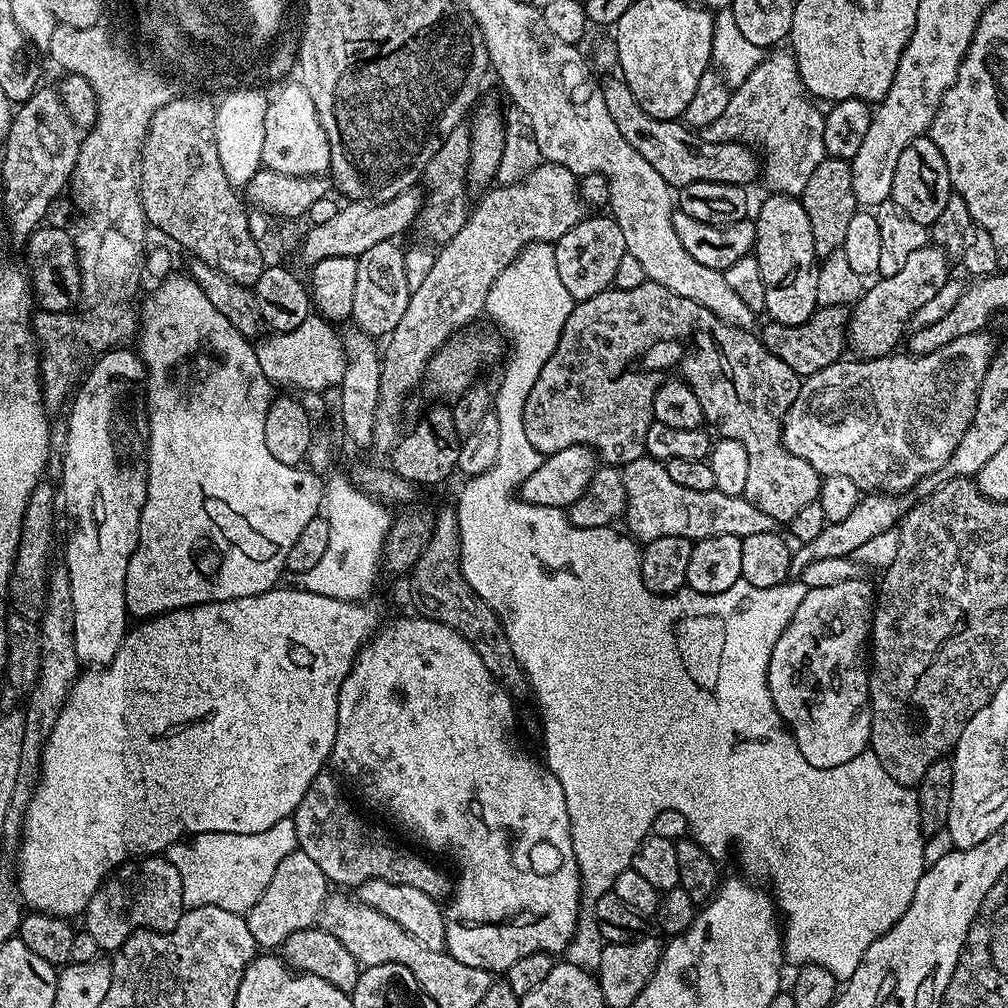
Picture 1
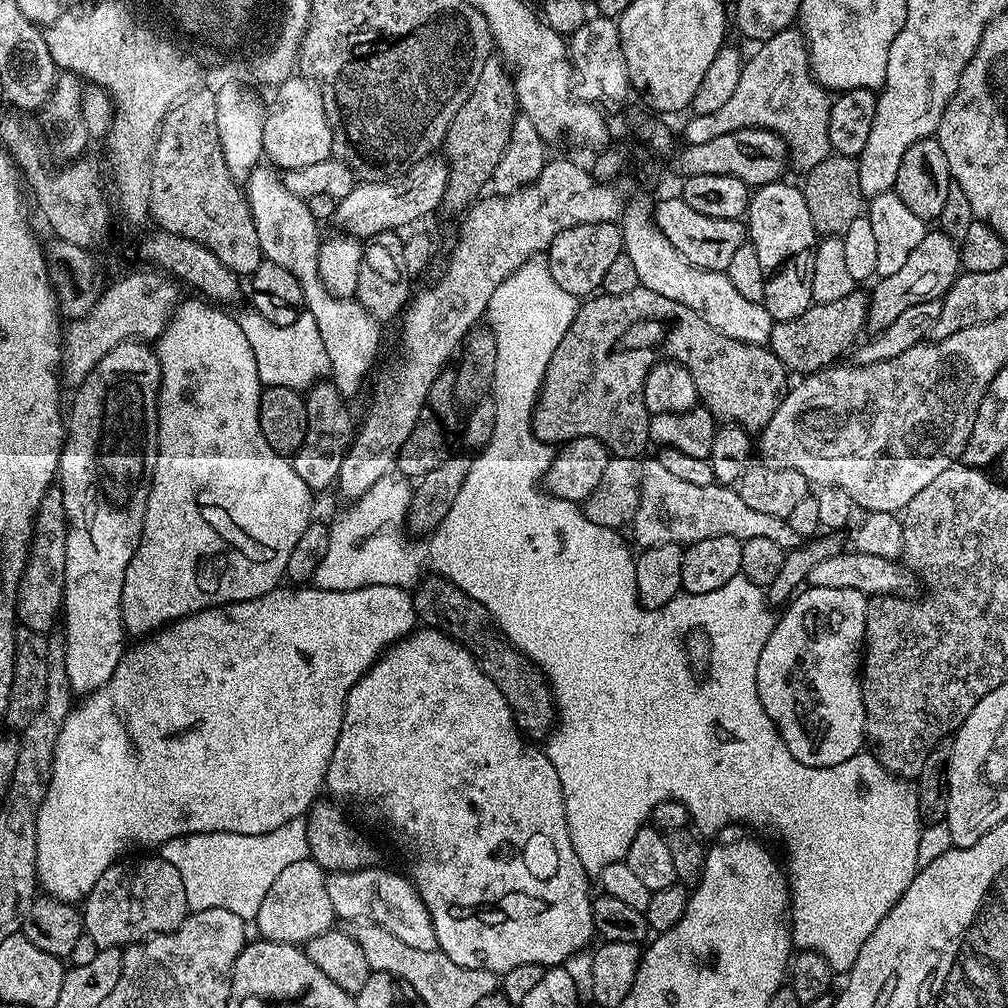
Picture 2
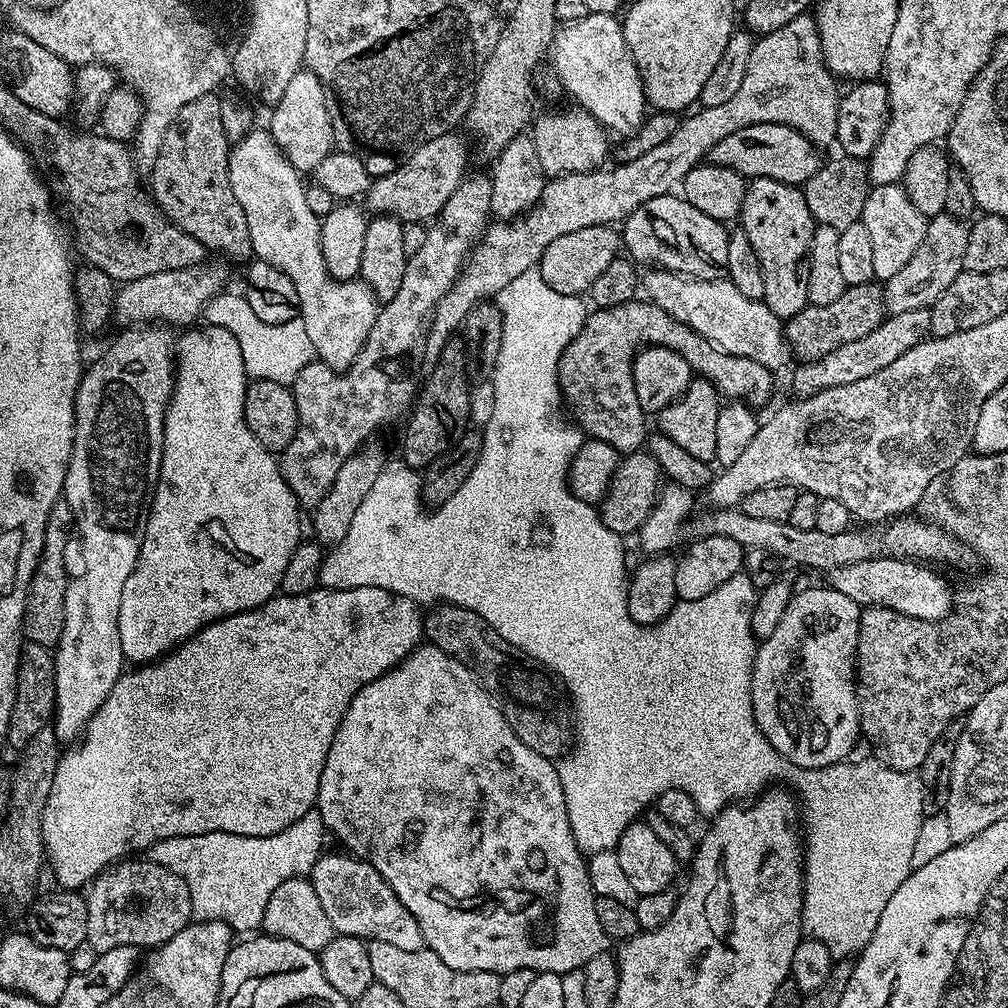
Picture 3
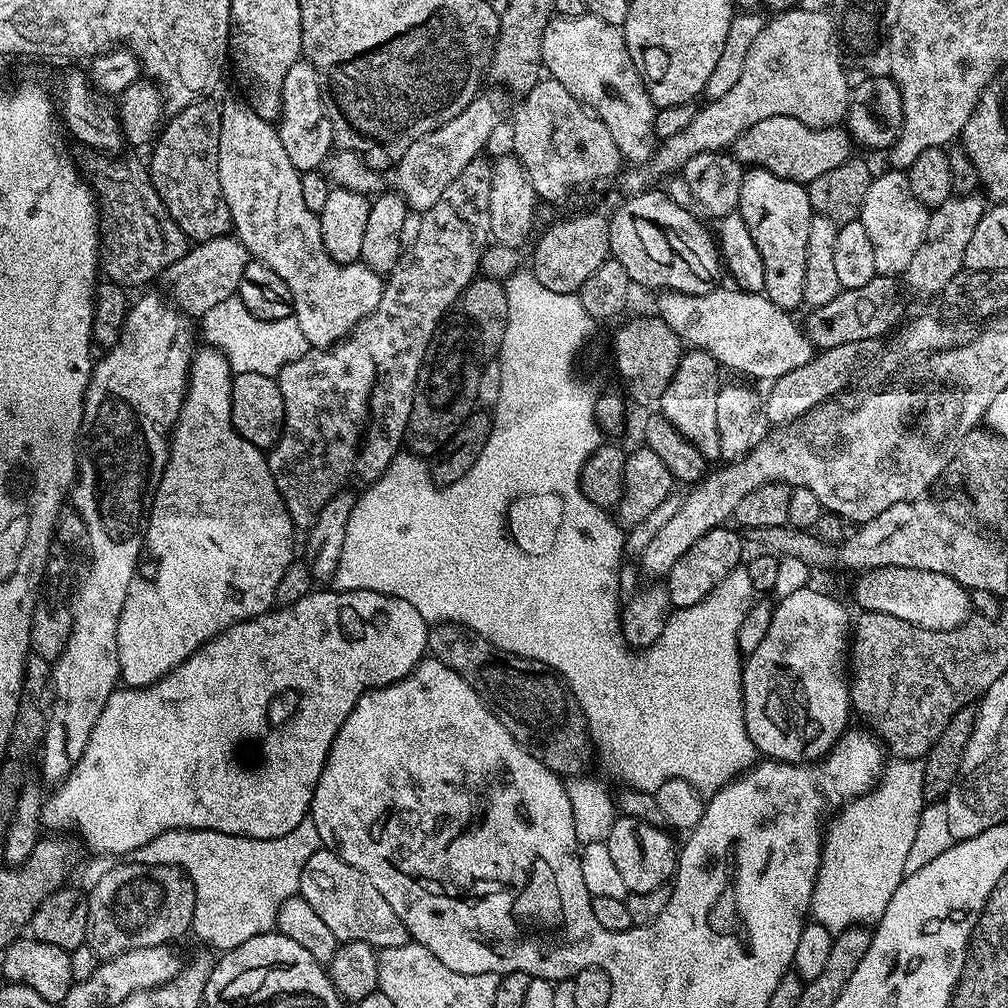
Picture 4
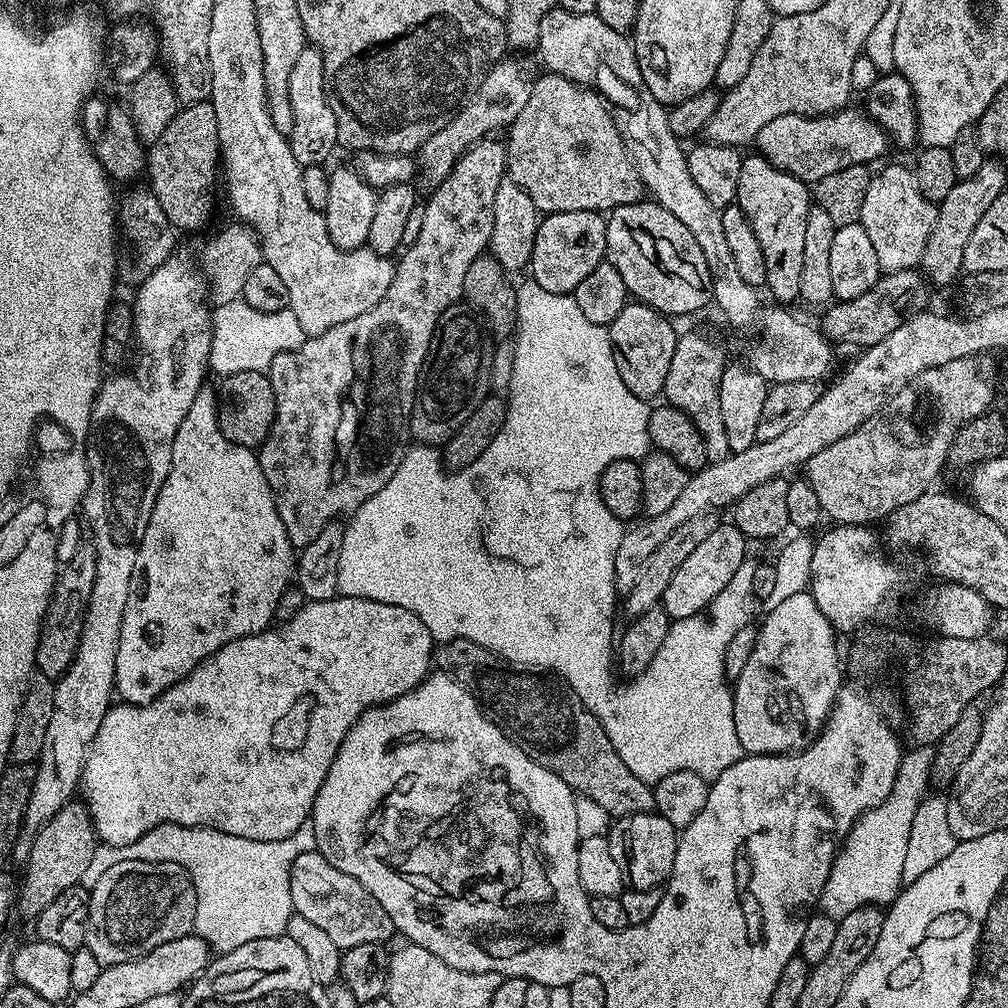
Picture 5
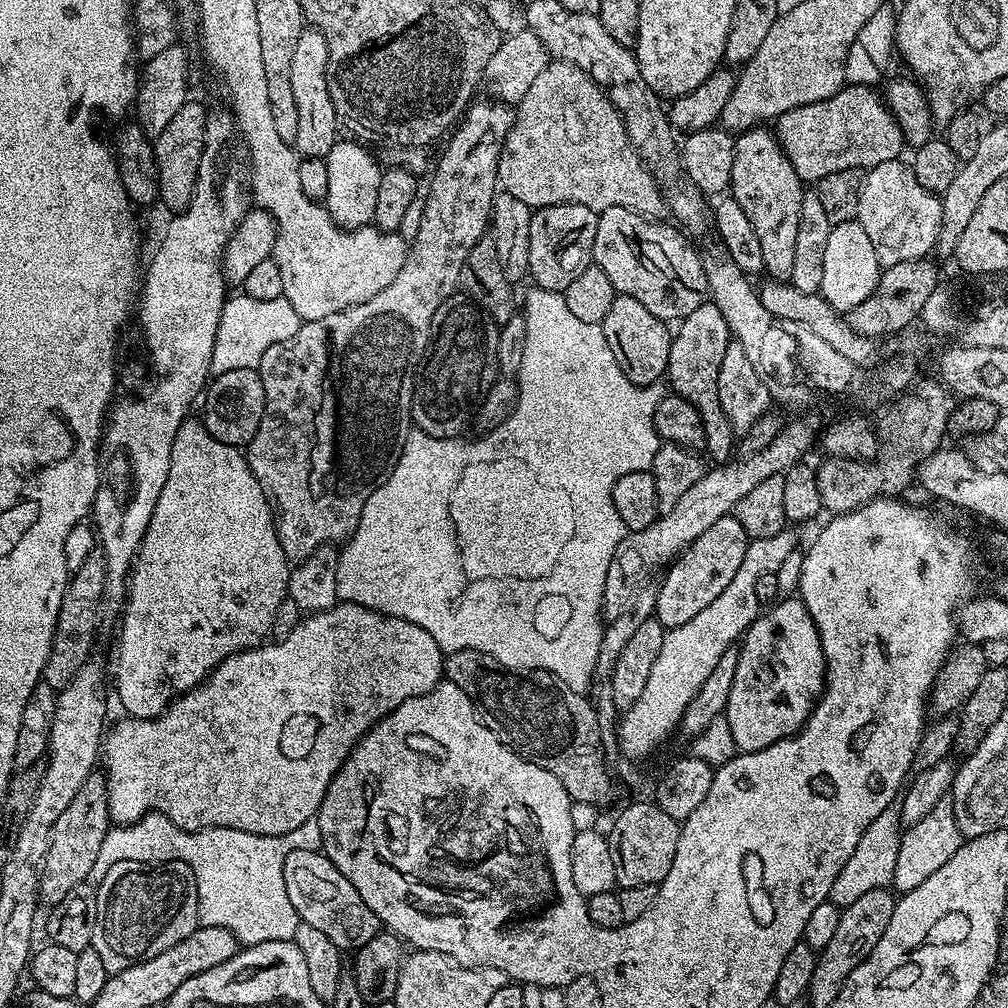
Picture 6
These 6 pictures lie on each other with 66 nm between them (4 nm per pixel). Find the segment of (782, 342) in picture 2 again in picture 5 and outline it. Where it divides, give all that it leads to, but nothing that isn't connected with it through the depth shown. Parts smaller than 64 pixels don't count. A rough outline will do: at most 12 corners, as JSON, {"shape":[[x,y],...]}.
{"shape":[[916,268],[825,307],[818,327],[856,350],[929,307]]}

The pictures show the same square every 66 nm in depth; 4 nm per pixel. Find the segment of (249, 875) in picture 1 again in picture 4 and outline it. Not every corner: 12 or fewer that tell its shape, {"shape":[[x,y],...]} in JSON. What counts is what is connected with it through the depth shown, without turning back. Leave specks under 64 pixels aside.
{"shape":[[166,830],[133,864],[181,868],[191,935],[225,953],[275,929],[321,848],[269,840]]}

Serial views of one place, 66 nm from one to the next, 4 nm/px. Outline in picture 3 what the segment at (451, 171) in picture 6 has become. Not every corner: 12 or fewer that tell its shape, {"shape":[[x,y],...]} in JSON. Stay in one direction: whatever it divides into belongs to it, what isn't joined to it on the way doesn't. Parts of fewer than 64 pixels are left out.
{"shape":[[465,175],[343,370],[290,385],[278,467],[315,510],[342,462],[413,405],[428,325],[490,223]]}

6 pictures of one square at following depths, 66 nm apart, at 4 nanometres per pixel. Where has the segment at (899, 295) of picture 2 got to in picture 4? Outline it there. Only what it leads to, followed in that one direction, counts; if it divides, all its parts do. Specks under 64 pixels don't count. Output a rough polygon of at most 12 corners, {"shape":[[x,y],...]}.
{"shape":[[951,195],[928,213],[904,272],[916,296],[943,293],[964,268],[983,195]]}

